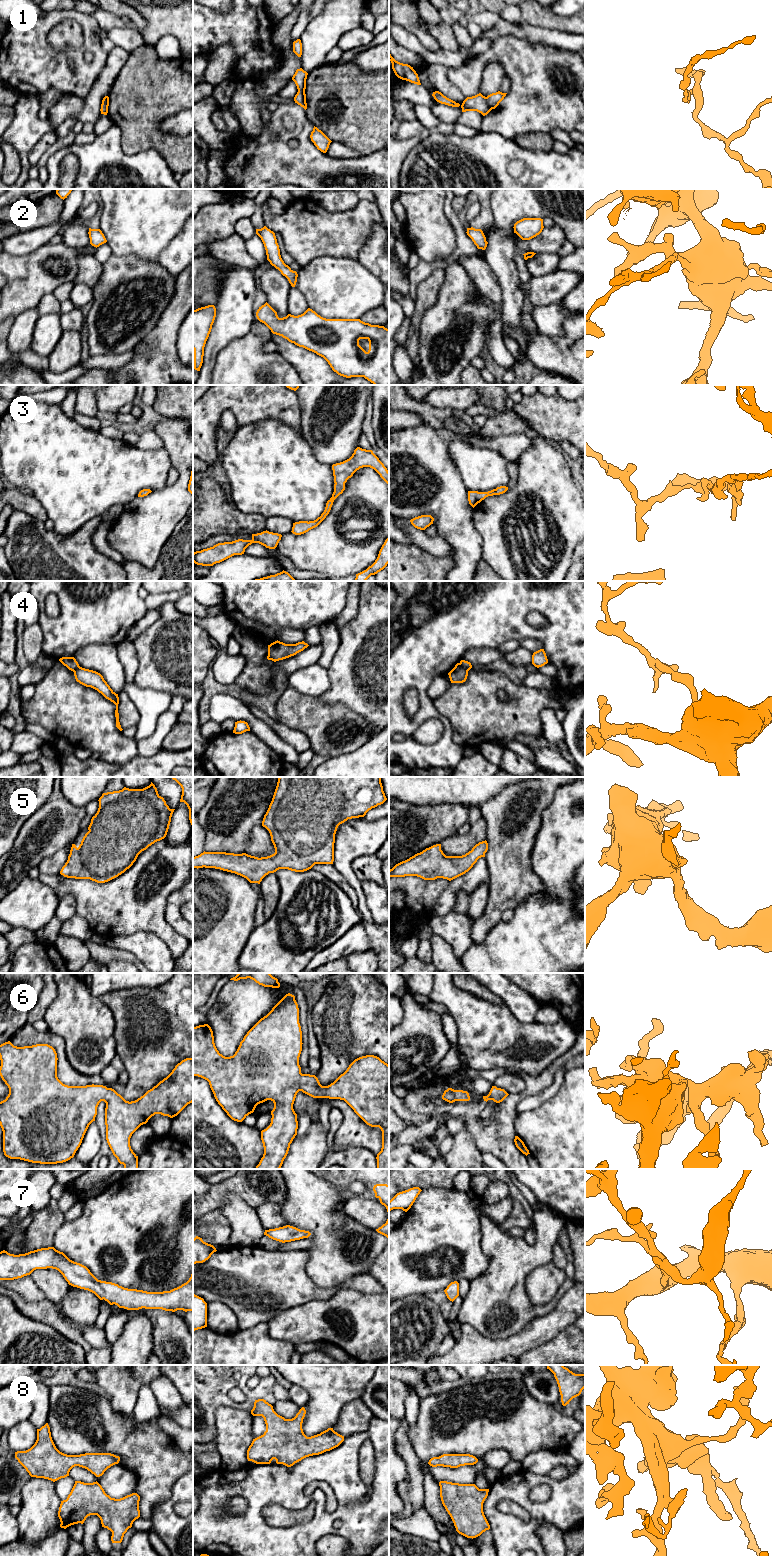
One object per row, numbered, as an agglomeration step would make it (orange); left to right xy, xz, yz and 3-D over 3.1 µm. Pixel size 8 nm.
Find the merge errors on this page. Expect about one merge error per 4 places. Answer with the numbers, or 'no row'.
1, 4

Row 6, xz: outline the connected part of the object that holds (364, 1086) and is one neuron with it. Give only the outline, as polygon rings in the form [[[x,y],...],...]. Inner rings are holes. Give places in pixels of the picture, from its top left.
[[[288,993],[247,1032],[233,1056],[225,1057],[219,1053],[214,1043],[213,1031],[208,1024],[193,1027],[193,1076],[209,1082],[216,1101],[234,1121],[242,1122],[260,1103],[267,1100],[274,1103],[271,1123],[261,1131],[264,1154],[255,1169],[281,1168],[290,1144],[297,1135],[298,1121],[293,1104],[299,1091],[313,1098],[344,1100],[367,1125],[379,1127],[382,1131],[382,1148],[376,1157],[377,1169],[389,1169],[389,1065],[377,1056],[362,1056],[355,1059],[333,1083],[322,1086],[315,1075],[301,1073],[299,1057],[302,1044],[298,1004],[295,996]]]

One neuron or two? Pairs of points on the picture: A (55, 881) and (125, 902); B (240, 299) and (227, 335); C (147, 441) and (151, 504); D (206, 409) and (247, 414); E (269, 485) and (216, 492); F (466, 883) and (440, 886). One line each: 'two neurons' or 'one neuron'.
A: one neuron
B: one neuron
C: two neurons
D: one neuron
E: two neurons
F: two neurons

